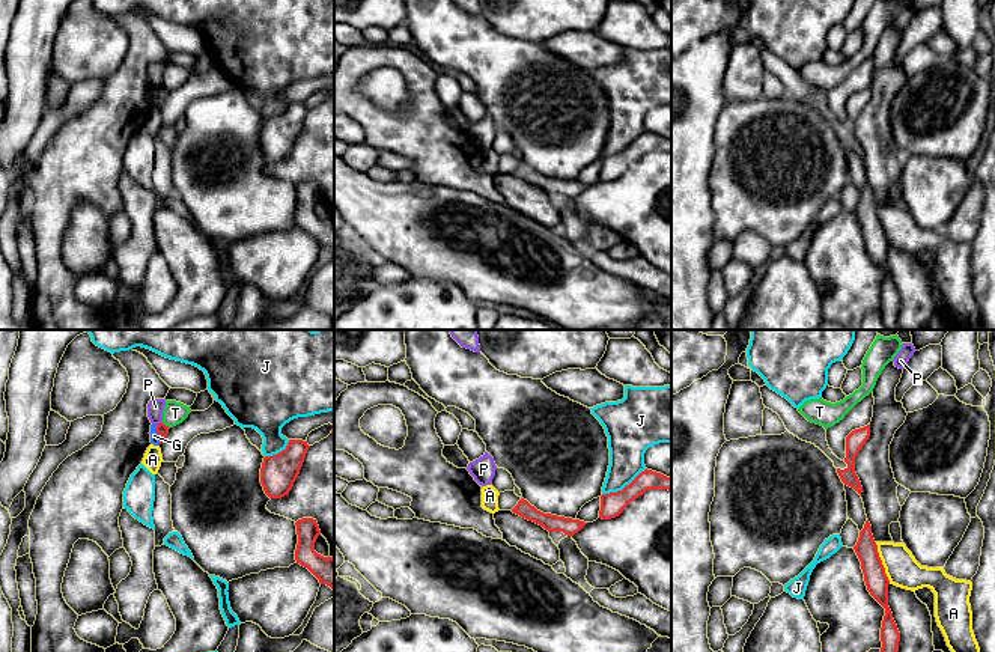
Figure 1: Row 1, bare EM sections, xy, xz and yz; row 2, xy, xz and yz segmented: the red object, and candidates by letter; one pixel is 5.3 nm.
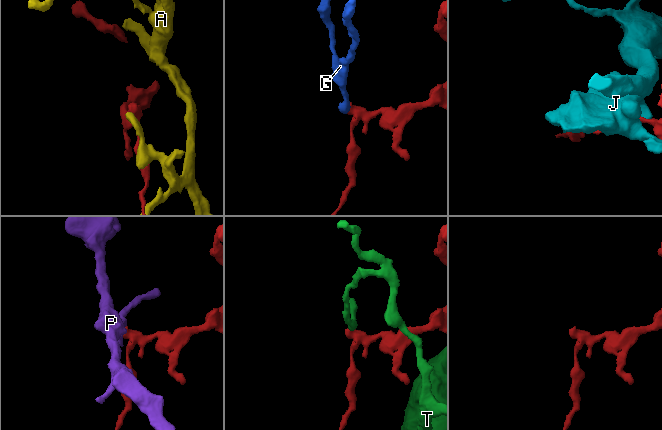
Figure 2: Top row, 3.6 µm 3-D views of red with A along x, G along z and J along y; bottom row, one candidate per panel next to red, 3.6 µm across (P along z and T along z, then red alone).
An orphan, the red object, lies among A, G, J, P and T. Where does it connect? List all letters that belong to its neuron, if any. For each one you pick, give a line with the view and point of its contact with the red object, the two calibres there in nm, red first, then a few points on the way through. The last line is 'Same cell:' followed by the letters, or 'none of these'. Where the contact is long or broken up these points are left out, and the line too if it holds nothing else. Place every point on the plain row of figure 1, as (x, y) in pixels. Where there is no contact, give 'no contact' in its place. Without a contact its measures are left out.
Same cell: none of these

